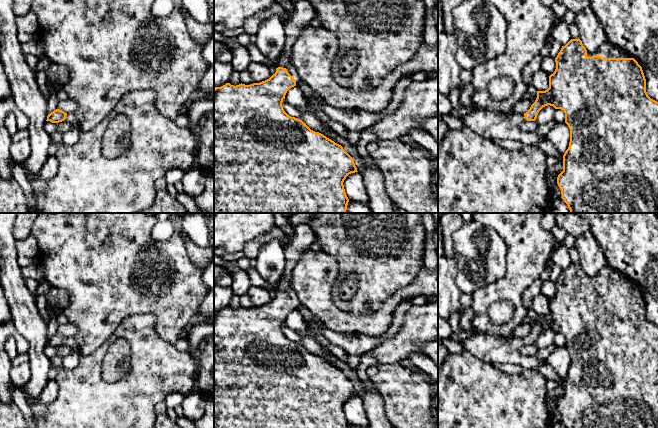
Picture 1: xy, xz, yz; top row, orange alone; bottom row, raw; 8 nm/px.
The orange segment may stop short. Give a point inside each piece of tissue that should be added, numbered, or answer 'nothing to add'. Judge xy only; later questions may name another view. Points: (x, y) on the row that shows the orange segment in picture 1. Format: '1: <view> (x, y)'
1: xy (70, 137)

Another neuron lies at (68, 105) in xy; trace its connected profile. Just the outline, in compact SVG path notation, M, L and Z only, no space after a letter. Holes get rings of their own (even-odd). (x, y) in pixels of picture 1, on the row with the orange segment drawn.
M67 98L58 103L57 109L62 110L67 114L74 113L77 110L77 103L74 100Z

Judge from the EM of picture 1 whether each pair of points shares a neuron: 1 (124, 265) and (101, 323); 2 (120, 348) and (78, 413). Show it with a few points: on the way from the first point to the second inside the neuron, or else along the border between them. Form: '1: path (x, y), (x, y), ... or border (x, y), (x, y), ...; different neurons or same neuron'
1: path (110, 279), (106, 283), (101, 295), (101, 309); same neuron
2: border (125, 370), (113, 382), (101, 377); different neurons

